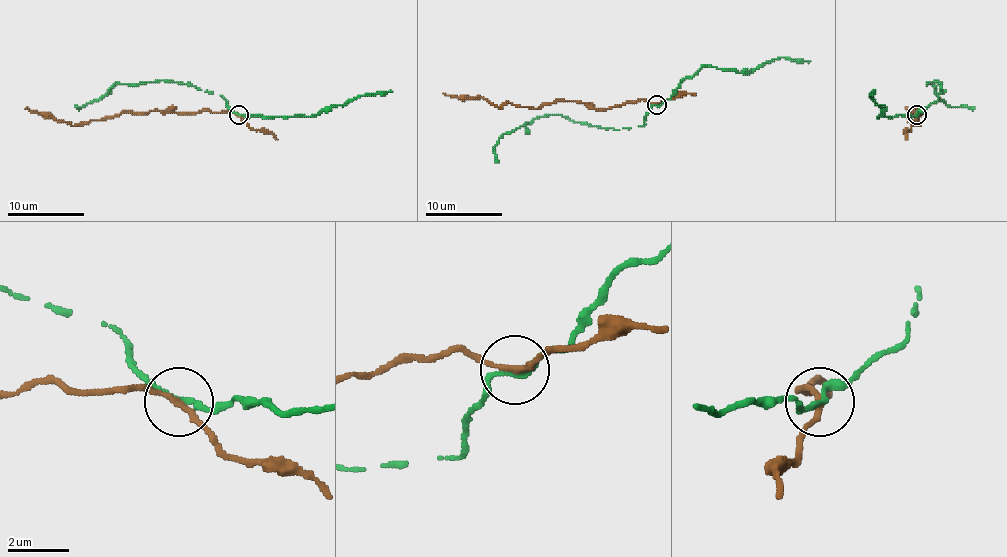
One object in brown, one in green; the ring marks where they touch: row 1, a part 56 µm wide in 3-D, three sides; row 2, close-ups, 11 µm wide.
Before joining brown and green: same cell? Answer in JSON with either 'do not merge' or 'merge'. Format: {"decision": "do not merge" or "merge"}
{"decision": "do not merge"}

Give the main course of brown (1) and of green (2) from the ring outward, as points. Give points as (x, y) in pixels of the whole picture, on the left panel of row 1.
1: (239, 114), (149, 110), (126, 112), (73, 126), (25, 109)
2: (239, 114), (224, 99), (168, 80), (119, 84), (80, 107), (77, 105), (80, 109)

